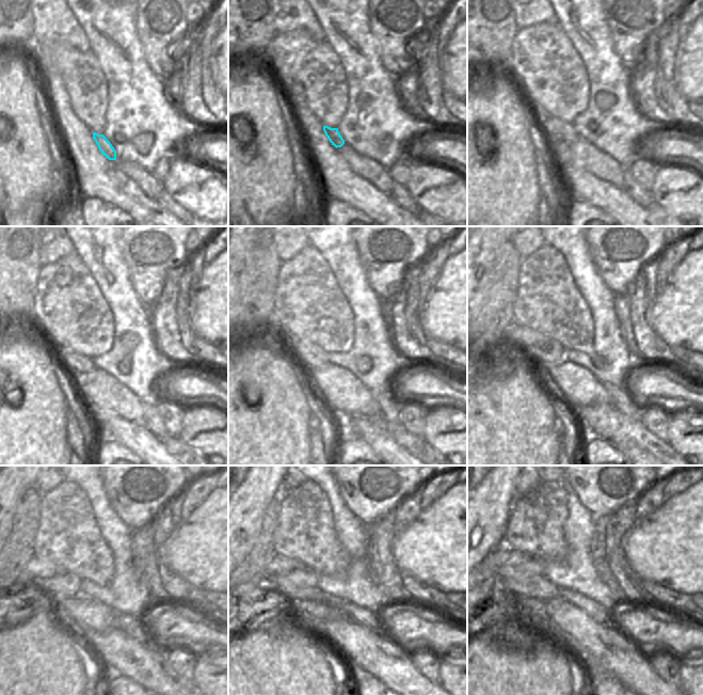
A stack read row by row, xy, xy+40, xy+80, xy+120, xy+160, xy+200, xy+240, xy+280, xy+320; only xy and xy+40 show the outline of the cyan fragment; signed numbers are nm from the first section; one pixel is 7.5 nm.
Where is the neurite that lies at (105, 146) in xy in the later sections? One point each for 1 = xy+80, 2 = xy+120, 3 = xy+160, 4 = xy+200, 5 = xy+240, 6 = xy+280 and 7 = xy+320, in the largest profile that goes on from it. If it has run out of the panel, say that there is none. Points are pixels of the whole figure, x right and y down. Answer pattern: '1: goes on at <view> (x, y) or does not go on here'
1: goes on at xy+80 (553, 125)
2: goes on at xy+120 (76, 363)
3: goes on at xy+160 (306, 352)
4: goes on at xy+200 (529, 341)
5: goes on at xy+240 (56, 578)
6: goes on at xy+280 (299, 574)
7: goes on at xy+320 (505, 562)

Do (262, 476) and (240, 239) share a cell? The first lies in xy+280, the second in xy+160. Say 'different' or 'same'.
same

